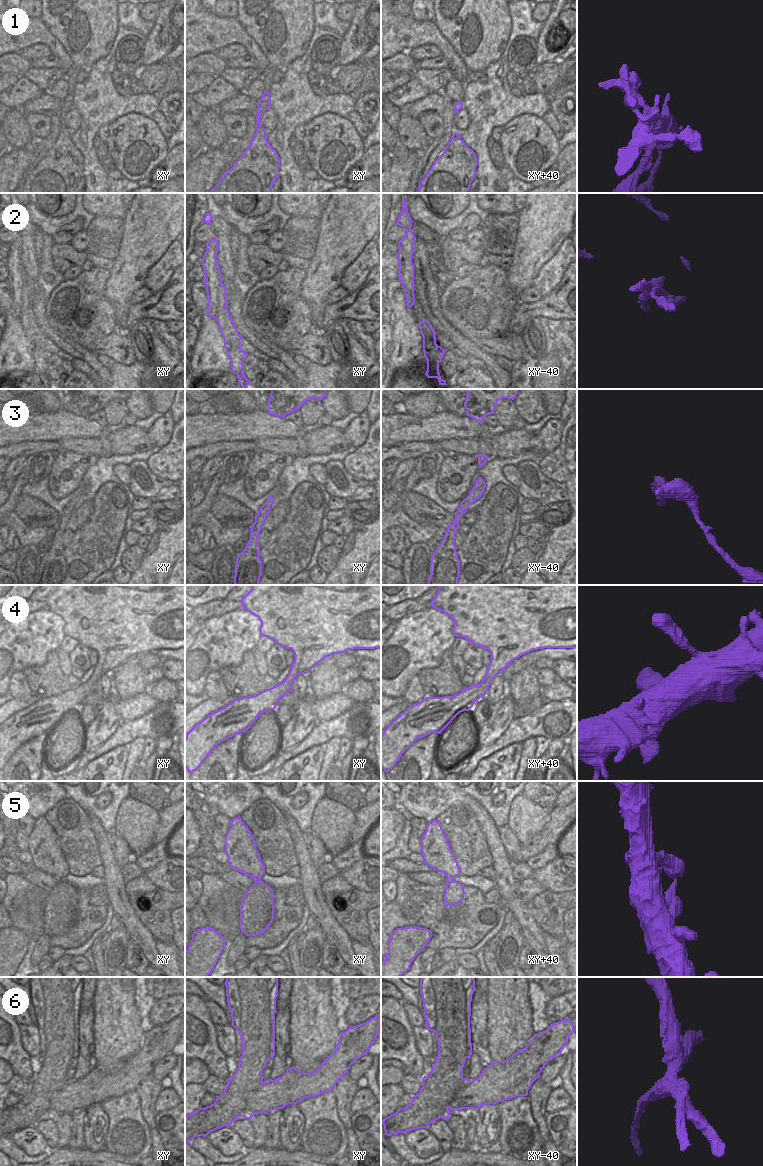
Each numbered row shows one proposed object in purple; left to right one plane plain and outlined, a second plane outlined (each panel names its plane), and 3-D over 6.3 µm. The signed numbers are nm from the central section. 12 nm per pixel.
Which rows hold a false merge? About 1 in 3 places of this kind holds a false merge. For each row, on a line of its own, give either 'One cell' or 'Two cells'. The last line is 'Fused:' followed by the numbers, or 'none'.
1: One cell
2: Two cells
3: One cell
4: One cell
5: One cell
6: Two cells
Fused: 2, 6

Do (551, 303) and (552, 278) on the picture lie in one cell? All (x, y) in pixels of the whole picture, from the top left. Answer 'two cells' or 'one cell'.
two cells

